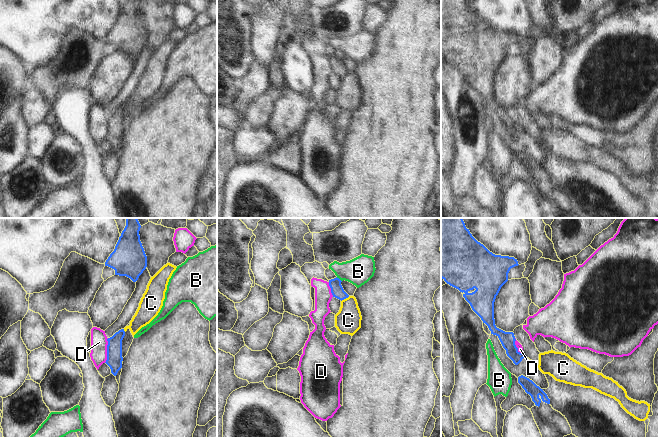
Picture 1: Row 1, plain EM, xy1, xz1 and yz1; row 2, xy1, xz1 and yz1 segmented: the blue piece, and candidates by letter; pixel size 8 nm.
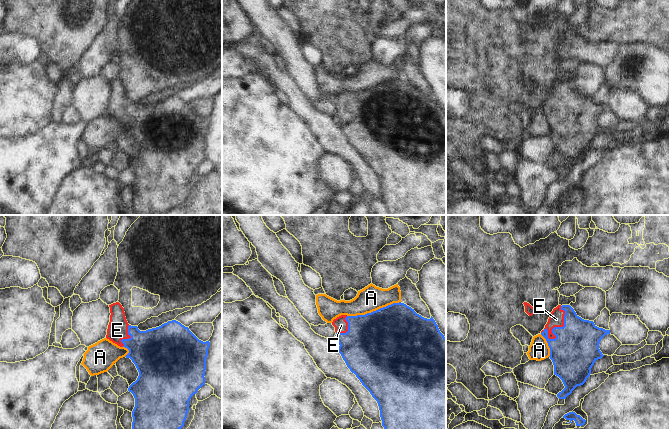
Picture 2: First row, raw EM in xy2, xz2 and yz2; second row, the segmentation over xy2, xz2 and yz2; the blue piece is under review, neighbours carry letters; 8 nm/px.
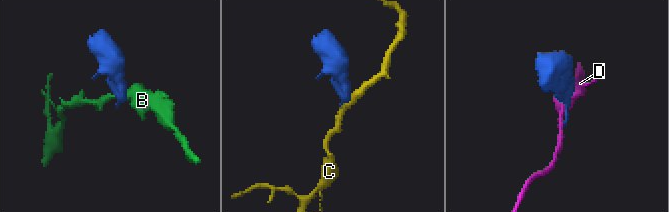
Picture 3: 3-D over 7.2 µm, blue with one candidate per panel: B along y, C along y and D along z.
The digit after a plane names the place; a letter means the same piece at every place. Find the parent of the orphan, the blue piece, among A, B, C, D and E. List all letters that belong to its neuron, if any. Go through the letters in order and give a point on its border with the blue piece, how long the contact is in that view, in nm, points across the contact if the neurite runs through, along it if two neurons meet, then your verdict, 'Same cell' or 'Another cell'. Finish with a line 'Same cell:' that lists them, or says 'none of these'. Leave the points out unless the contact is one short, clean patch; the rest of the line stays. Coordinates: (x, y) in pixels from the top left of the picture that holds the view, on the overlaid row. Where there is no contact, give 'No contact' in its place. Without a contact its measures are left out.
A: Touches blue at xz2 (373, 311). Shared border 440 nm. Another cell
B: Touches blue at xz1 (339, 279). Shared border 60 nm. Boundary: xz1 (336, 277), (341, 281). Another cell
C: Touches blue at xz1 (345, 298). Shared border 80 nm. Boundary: xz1 (349, 296), (341, 301). Another cell
D: Touches blue at xy1 (107, 350). Shared border 200 nm. Boundary: xy1 (108, 338), (107, 359), (104, 362). Another cell
E: Touches blue at yz2 (560, 327). Shared border 280 nm. Path across: yz2 (575, 349), (560, 327), (556, 319). Same cell
Same cell: E

